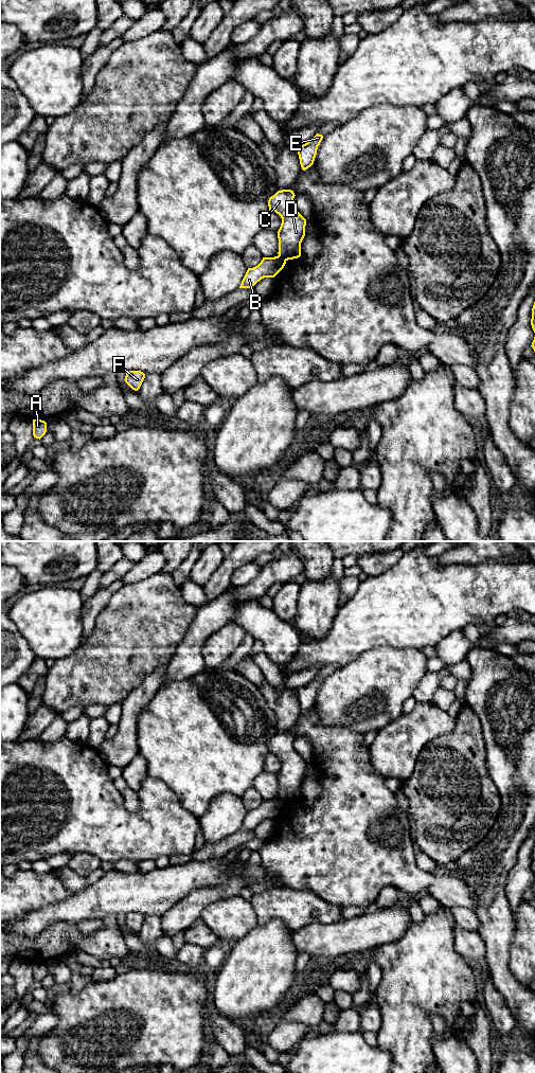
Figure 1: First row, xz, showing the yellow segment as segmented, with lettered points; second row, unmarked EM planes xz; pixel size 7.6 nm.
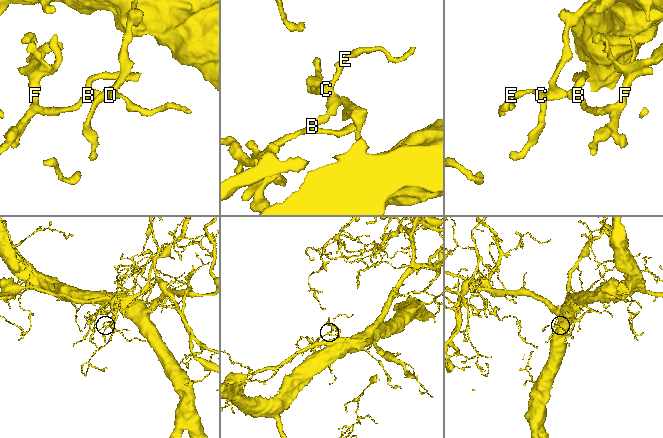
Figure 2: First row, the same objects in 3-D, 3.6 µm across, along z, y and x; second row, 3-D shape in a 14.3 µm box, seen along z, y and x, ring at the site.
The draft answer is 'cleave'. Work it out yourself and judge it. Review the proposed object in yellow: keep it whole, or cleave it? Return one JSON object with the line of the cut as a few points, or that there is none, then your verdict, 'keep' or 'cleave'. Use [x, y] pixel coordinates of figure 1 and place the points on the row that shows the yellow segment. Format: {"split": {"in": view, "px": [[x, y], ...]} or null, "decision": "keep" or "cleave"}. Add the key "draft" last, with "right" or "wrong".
{"split": {"in": "xz", "px": [[278, 255], [286, 260]]}, "decision": "cleave", "draft": "right"}

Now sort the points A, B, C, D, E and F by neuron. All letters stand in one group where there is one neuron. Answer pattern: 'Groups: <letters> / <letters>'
Groups: A C D E / B F

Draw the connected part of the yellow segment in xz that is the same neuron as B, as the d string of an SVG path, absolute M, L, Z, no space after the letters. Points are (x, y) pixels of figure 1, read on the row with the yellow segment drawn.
M281 256L263 257L261 263L248 268L239 288L252 288L264 278L274 278L285 266L286 260Z

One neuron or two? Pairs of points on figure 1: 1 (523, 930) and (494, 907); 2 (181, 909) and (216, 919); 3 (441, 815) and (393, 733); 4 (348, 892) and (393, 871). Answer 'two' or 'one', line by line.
1: two
2: two
3: two
4: one

